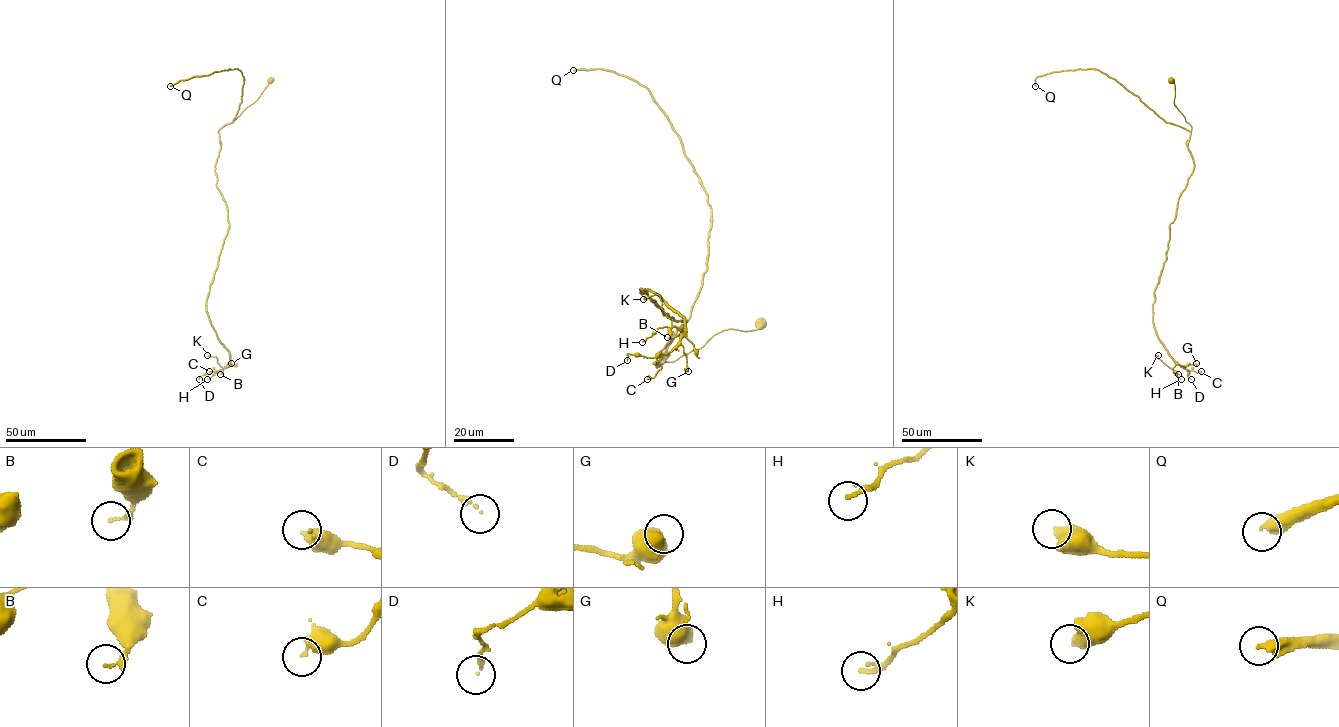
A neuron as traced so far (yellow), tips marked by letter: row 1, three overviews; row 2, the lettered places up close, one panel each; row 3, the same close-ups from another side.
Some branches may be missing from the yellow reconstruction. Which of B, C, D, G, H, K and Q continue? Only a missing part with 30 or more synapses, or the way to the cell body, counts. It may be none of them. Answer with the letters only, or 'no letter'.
Q

